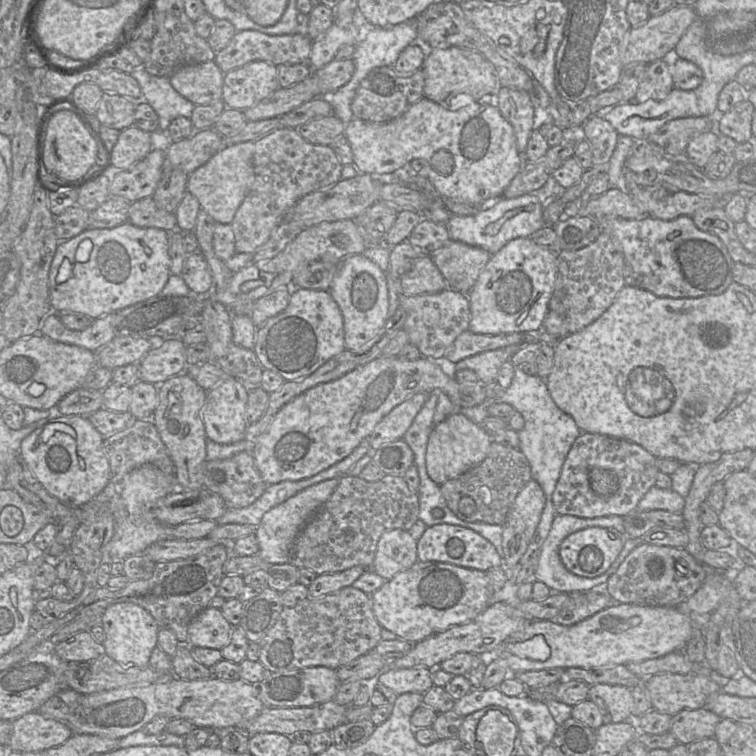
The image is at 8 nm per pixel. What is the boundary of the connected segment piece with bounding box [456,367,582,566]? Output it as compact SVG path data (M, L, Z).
M516 367L511 385L500 398L486 399L480 405L470 408L457 408L469 420L477 425L489 417L488 409L493 404L507 403L511 405L524 418L524 427L517 431L519 436L519 449L526 456L531 467L532 479L538 482L545 494L545 506L534 536L520 558L519 564L523 566L534 552L537 552L544 543L552 527L556 512L552 503L552 494L560 477L566 456L576 438L581 434L575 420L563 412L553 401L549 394L546 381L538 375L527 375L520 367Z

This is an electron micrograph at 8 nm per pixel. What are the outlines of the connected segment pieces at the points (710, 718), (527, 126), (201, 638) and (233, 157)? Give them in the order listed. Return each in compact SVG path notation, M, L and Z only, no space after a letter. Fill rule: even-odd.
M707 708L682 710L672 716L669 732L678 743L690 745L694 742L713 738L721 718Z
M500 87L494 101L502 117L513 127L517 150L524 155L532 130L538 128L530 95L524 90Z
M208 607L201 611L188 626L188 645L221 650L232 637L232 625L218 608Z
M253 141L241 142L231 146L224 146L205 164L189 174L187 190L198 200L201 209L203 209L209 216L211 216L215 223L231 224L239 206L249 192L254 182L254 151L255 142Z

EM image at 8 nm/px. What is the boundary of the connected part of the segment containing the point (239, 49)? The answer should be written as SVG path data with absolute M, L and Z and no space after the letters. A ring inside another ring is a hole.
M257 30L237 31L225 48L216 53L214 62L223 73L252 61L266 61L274 65L309 63L313 40L299 33L269 35Z

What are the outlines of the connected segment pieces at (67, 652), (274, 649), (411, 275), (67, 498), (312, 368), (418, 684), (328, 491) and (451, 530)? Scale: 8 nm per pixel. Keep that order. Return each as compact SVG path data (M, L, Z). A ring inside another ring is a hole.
M81 631L54 646L53 653L65 662L84 662L97 659L105 653L88 631Z
M351 586L319 598L308 598L294 607L280 613L276 623L258 642L260 658L258 661L270 672L324 666L334 670L371 651L381 640L382 626L373 612L371 595Z
M422 255L400 279L401 295L433 294L448 288L432 256Z
M87 416L49 417L44 424L26 437L21 455L40 483L58 500L72 507L80 507L98 495L111 480L111 468L104 451L105 437L92 425Z
M292 289L291 299L286 309L257 329L254 352L259 362L264 369L279 373L286 381L300 380L311 375L345 350L343 316L329 291Z
M428 667L386 668L376 678L398 695L407 692L424 694L434 684Z
M333 478L312 485L266 512L255 532L260 547L258 555L270 565L290 563L291 549L297 536L309 519L330 498L338 484L339 478Z
M451 524L428 527L417 541L417 554L420 562L445 562L484 572L502 567L502 557L490 541L471 529Z

